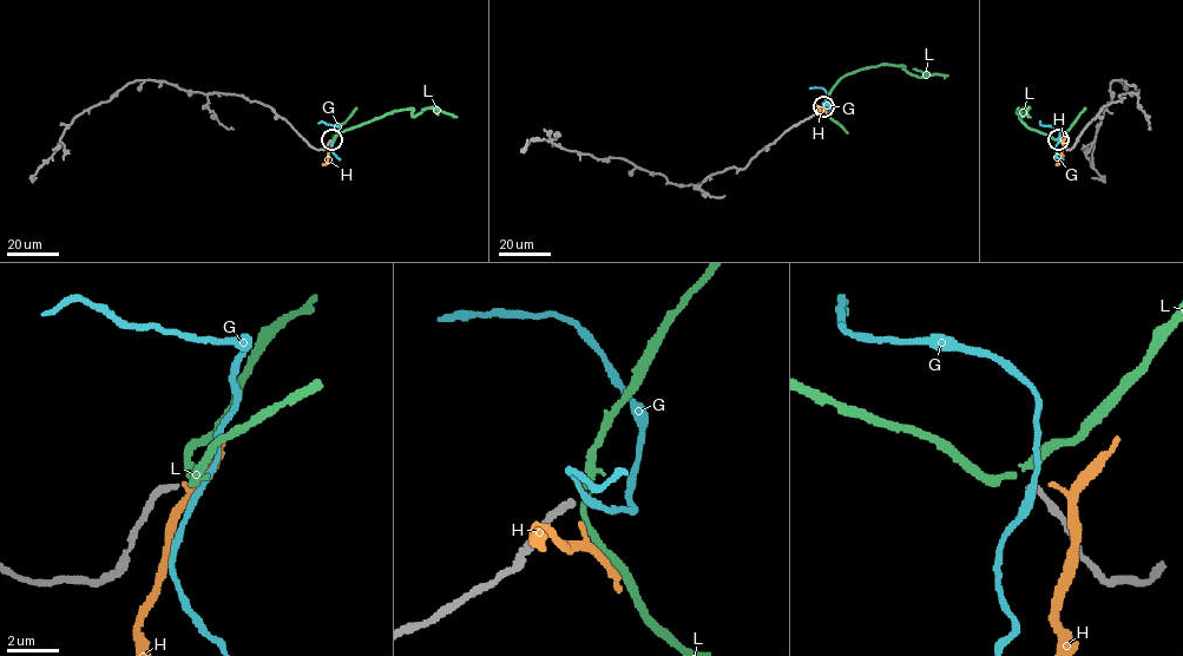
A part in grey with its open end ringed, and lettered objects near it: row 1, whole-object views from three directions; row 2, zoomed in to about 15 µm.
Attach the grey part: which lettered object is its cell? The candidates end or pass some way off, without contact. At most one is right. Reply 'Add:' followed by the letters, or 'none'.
Add: L

